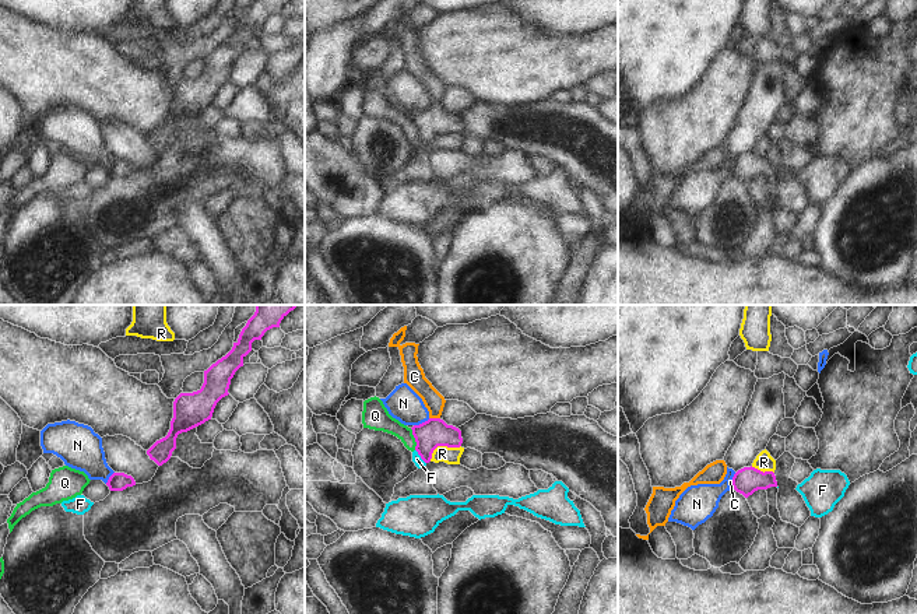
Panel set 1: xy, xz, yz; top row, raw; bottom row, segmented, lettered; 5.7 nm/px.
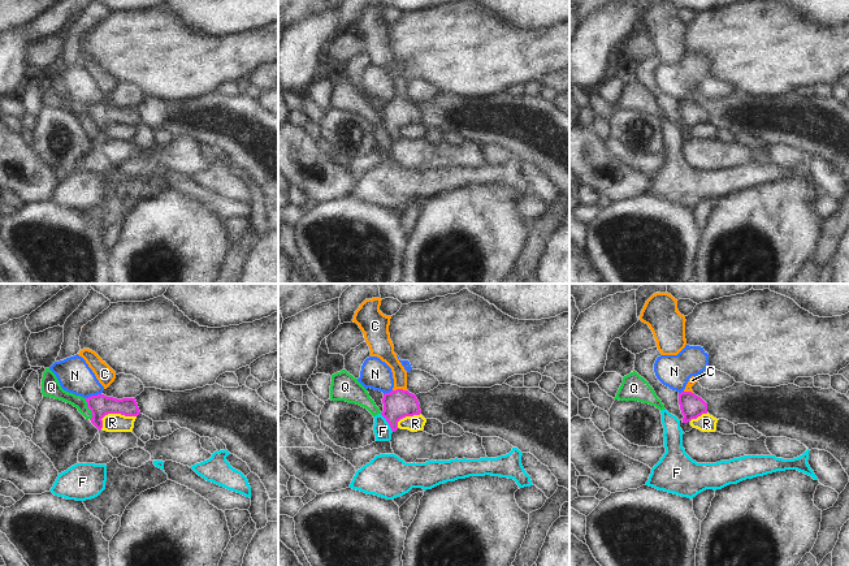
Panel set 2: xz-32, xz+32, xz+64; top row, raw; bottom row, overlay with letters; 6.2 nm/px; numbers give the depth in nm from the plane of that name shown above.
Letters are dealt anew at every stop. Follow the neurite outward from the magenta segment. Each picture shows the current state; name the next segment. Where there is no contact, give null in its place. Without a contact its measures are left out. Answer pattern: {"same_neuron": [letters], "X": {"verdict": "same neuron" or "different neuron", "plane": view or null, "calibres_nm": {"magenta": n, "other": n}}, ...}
{"same_neuron": ["C"], "C": {"verdict": "same neuron", "plane": "xz", "calibres_nm": {"magenta": 160, "other": 110}}, "F": {"verdict": "different neuron", "plane": "xz", "calibres_nm": {"magenta": 160, "other": 50}}, "N": {"verdict": "different neuron", "plane": "xz", "calibres_nm": {"magenta": 160, "other": 190}}, "Q": {"verdict": "different neuron", "plane": "xz", "calibres_nm": {"magenta": 160, "other": 140}}, "R": {"verdict": "different neuron", "plane": "xz", "calibres_nm": {"magenta": 160, "other": 100}}}

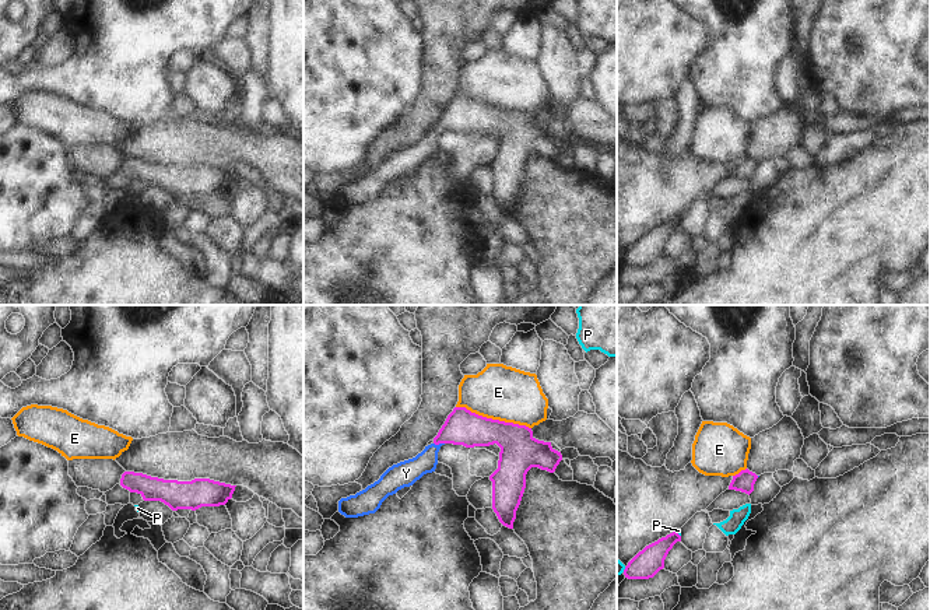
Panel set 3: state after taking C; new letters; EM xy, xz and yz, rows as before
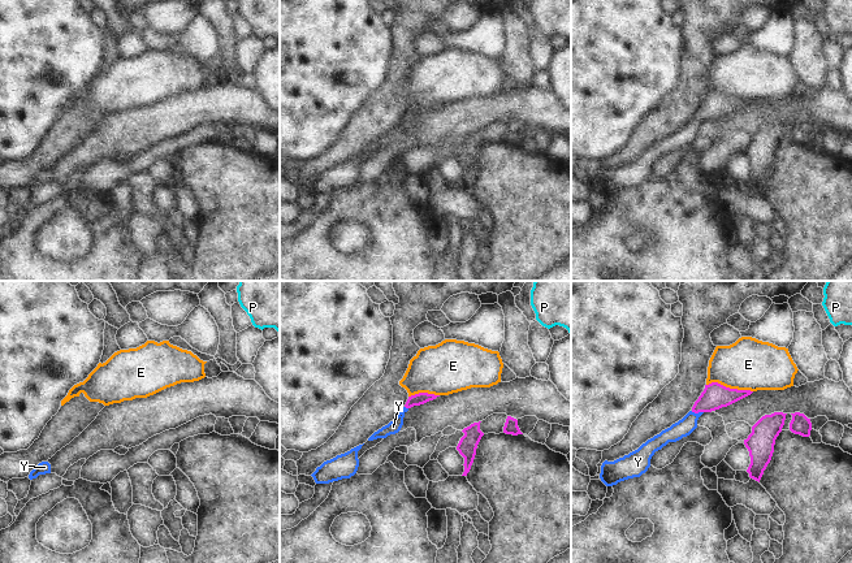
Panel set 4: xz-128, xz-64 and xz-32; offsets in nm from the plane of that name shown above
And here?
{"same_neuron": ["Y"], "E": {"verdict": "different neuron", "plane": "xz", "calibres_nm": {"magenta": 220, "other": 320}}, "P": {"verdict": "different neuron", "plane": "yz", "calibres_nm": {"magenta": 160, "other": 30}}, "Y": {"verdict": "same neuron", "plane": "xz", "calibres_nm": {"magenta": 200, "other": 140}}}

